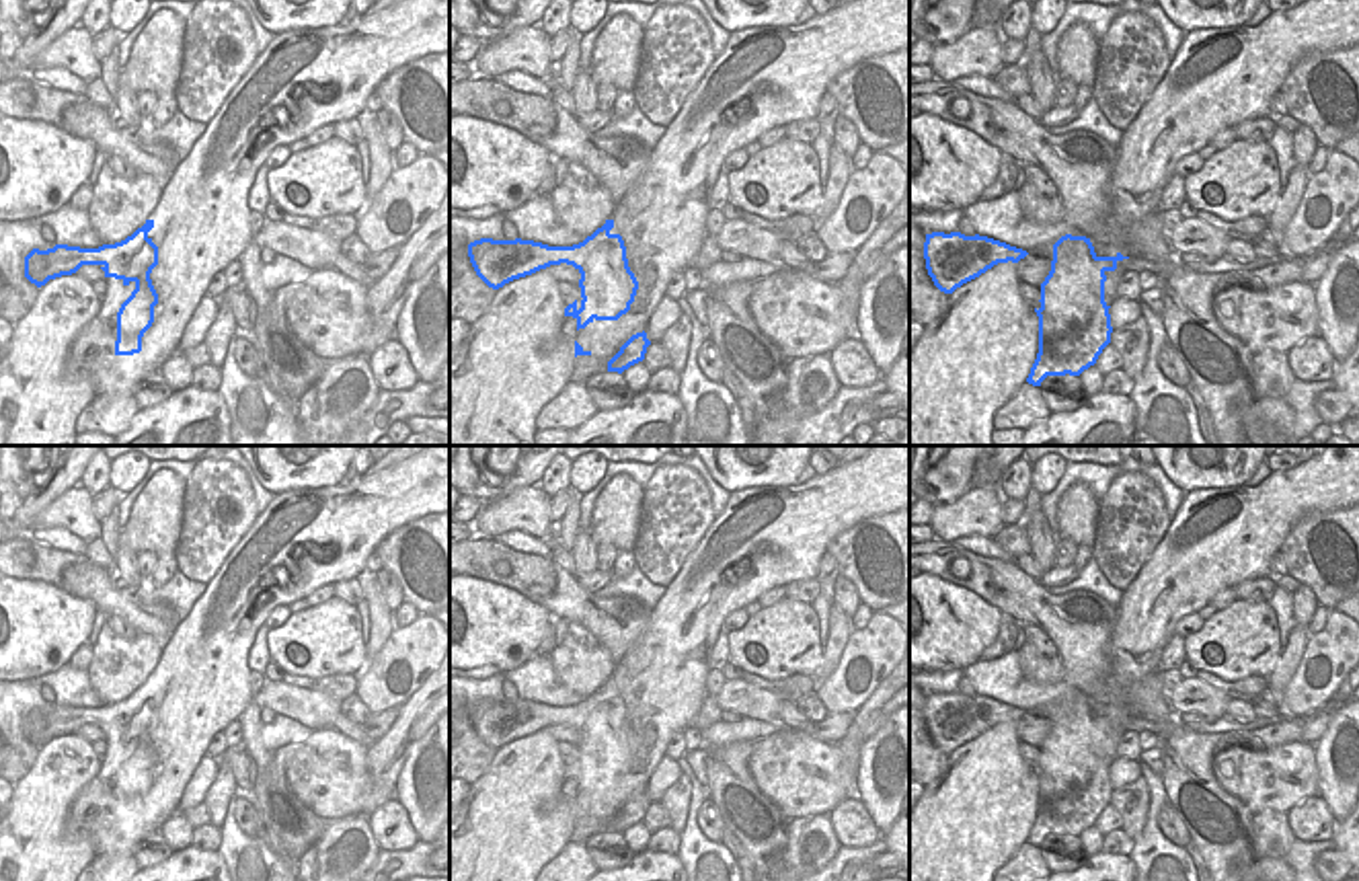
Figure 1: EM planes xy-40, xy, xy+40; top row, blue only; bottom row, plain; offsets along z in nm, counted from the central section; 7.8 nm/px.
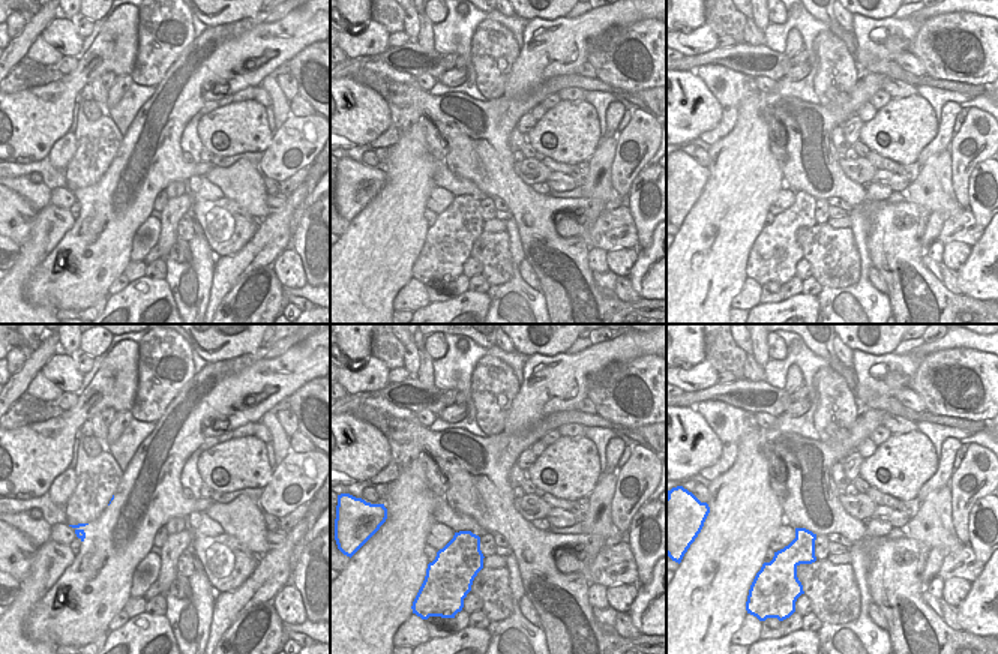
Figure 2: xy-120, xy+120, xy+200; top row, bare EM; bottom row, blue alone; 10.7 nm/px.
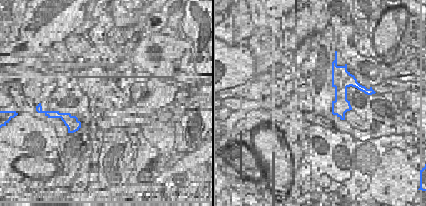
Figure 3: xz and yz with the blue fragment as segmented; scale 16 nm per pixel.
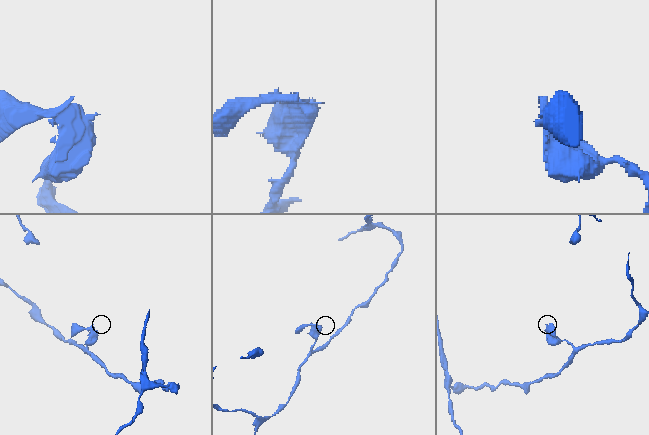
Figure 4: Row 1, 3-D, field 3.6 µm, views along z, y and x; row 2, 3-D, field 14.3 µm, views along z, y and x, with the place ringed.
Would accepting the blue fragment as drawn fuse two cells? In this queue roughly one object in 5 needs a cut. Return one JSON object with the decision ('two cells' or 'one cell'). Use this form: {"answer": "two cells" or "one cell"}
{"answer": "two cells"}

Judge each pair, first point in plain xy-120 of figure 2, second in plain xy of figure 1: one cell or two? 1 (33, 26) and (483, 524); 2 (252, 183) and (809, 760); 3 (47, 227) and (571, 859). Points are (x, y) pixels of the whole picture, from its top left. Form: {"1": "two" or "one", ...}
{"1": "two", "2": "two", "3": "two"}

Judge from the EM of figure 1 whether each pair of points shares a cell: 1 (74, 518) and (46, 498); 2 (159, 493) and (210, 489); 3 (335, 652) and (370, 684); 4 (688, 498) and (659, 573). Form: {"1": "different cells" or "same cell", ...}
{"1": "different cells", "2": "different cells", "3": "different cells", "4": "same cell"}

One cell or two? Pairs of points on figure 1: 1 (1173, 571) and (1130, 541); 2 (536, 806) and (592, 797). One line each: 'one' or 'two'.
1: two
2: two

